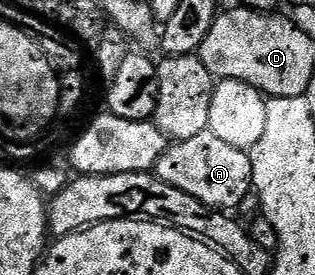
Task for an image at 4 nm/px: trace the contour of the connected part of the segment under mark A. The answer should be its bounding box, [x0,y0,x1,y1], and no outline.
[155,130,253,213]

